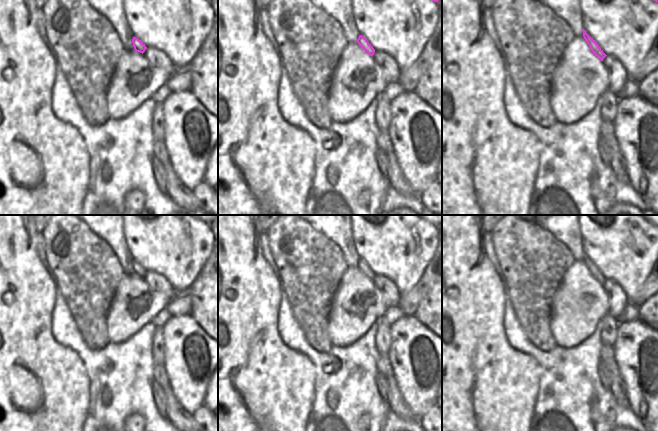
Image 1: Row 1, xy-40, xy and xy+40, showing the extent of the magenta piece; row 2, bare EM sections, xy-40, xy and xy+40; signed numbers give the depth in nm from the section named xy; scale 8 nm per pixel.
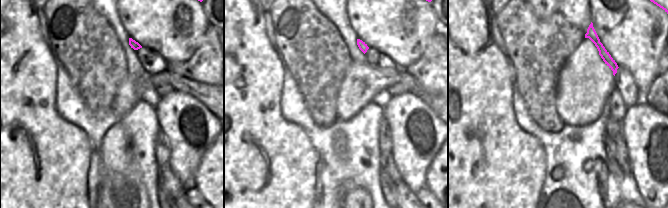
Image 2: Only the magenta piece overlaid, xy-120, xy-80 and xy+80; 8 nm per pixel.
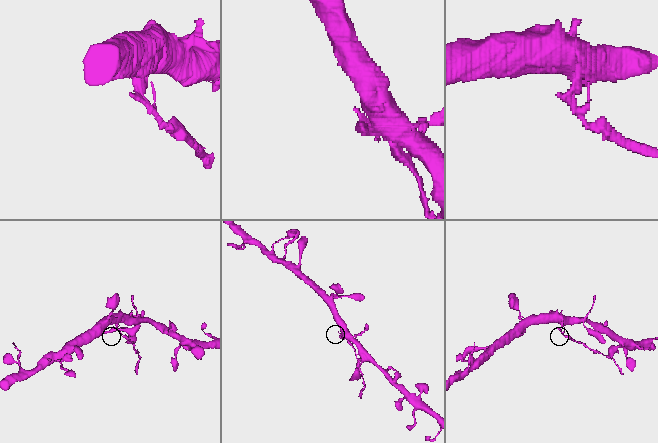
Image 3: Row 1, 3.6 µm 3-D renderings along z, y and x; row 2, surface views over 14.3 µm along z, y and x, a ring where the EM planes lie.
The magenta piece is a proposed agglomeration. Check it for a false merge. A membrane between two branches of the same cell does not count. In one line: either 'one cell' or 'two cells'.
two cells

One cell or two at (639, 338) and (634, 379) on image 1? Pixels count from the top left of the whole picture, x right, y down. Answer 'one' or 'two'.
one

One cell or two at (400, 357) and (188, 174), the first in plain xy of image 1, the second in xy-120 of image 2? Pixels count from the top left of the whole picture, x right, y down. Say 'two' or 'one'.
one

